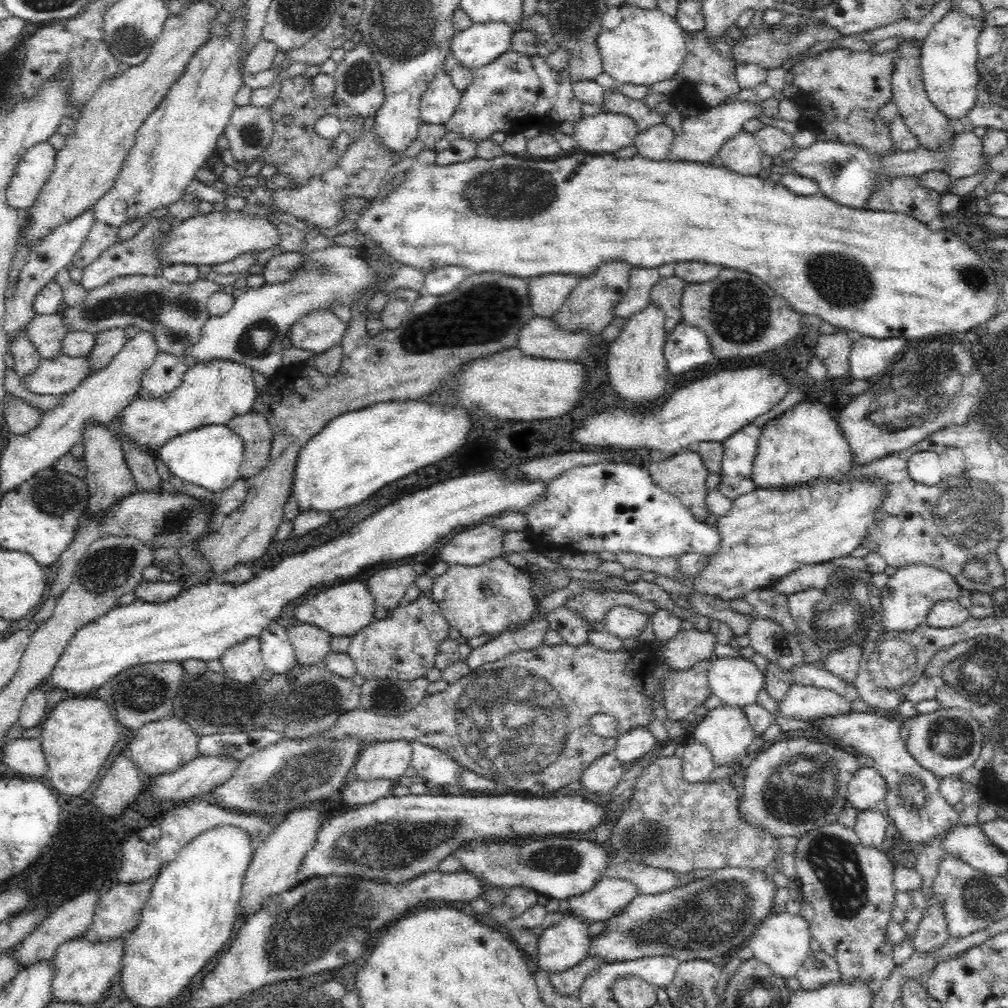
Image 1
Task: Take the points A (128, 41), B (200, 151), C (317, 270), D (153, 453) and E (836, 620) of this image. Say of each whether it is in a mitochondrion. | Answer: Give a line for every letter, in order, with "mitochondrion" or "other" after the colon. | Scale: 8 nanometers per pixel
A: mitochondrion
B: other
C: mitochondrion
D: other
E: mitochondrion

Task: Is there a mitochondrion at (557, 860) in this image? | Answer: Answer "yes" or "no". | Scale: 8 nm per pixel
yes

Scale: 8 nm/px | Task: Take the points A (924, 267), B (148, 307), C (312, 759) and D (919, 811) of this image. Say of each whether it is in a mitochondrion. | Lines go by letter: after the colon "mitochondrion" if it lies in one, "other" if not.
A: other
B: mitochondrion
C: mitochondrion
D: mitochondrion

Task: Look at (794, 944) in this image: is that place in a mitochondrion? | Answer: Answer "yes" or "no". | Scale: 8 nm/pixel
no

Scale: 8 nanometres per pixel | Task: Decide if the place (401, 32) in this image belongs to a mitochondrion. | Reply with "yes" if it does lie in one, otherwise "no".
yes

